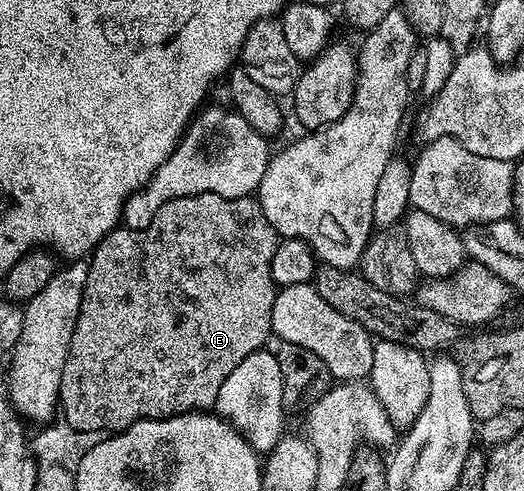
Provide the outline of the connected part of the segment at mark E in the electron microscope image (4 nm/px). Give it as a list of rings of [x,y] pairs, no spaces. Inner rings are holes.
[[[200,193],[171,199],[163,203],[159,211],[155,211],[155,219],[151,219],[145,229],[118,227],[110,231],[88,258],[87,287],[75,331],[71,335],[67,363],[63,367],[65,387],[69,387],[65,391],[77,397],[77,425],[81,425],[81,429],[113,429],[113,425],[131,427],[136,421],[158,421],[184,413],[212,410],[219,399],[219,387],[223,387],[223,379],[227,379],[227,375],[231,375],[231,371],[235,371],[235,367],[239,367],[247,355],[258,352],[264,346],[261,344],[270,339],[273,332],[272,304],[279,289],[271,275],[271,259],[277,250],[278,240],[277,231],[273,229],[267,215],[263,215],[263,207],[253,195],[224,197]]]

